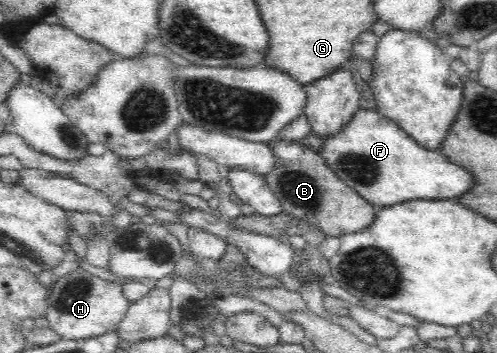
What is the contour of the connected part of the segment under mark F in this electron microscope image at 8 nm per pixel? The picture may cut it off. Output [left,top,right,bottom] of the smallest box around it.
[318,108,475,208]

